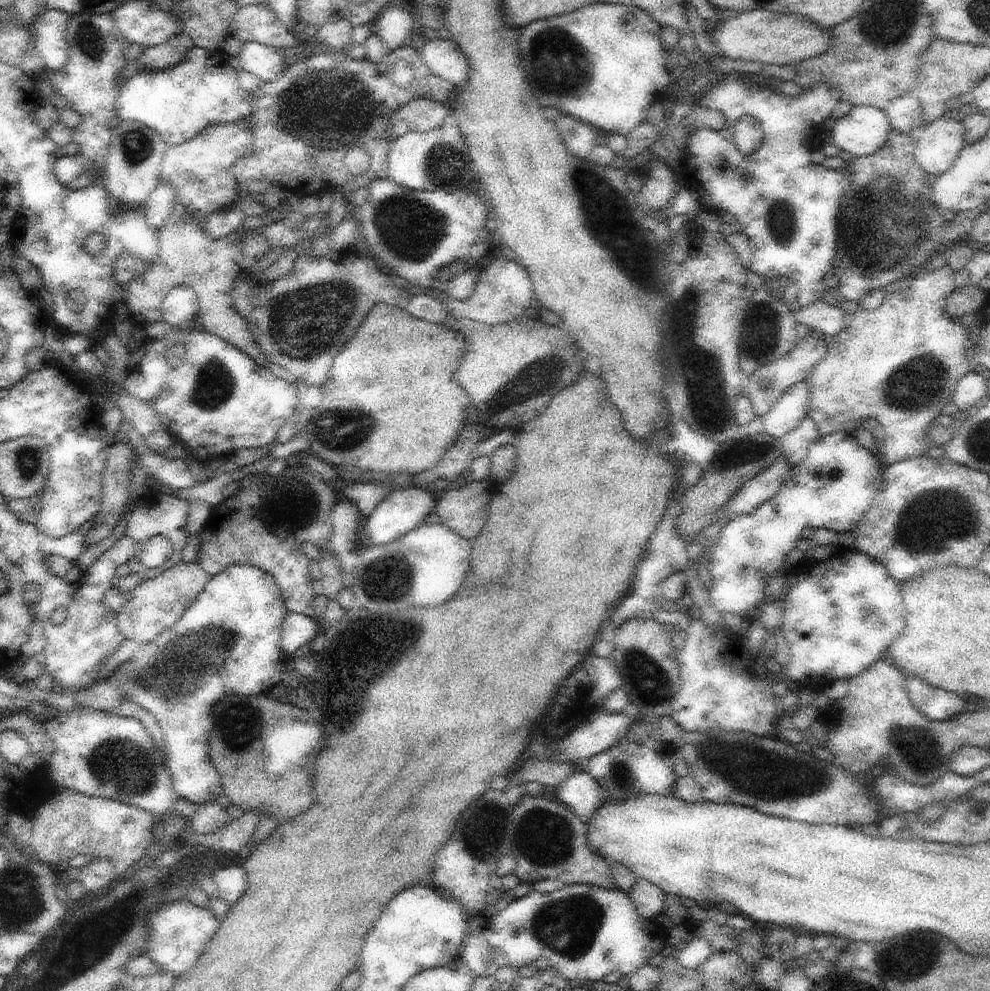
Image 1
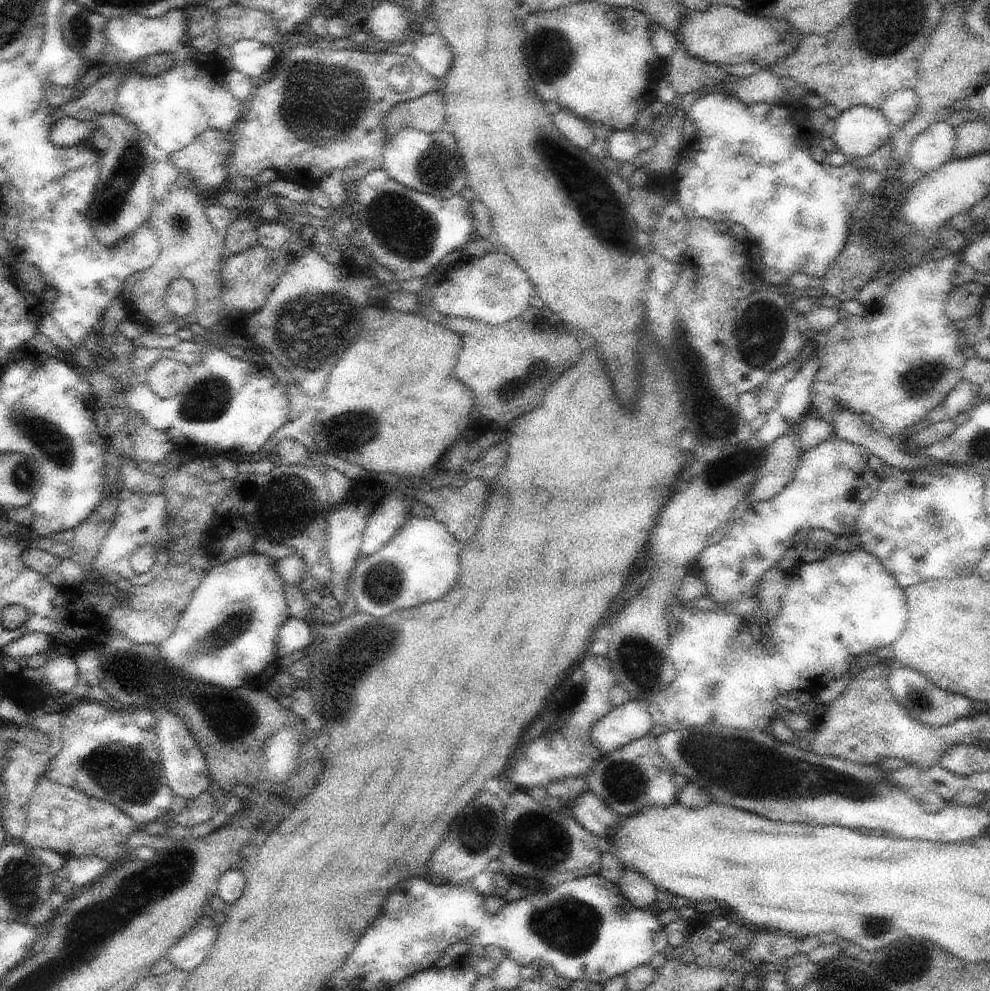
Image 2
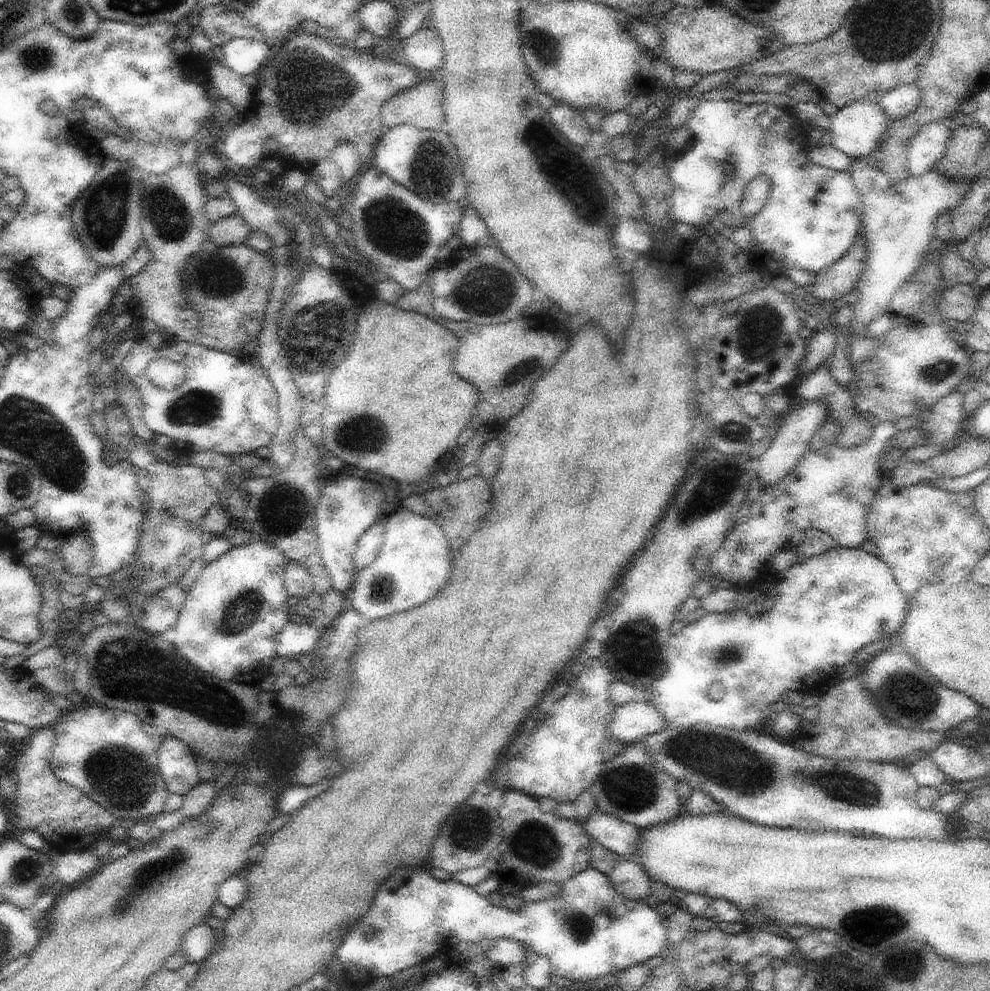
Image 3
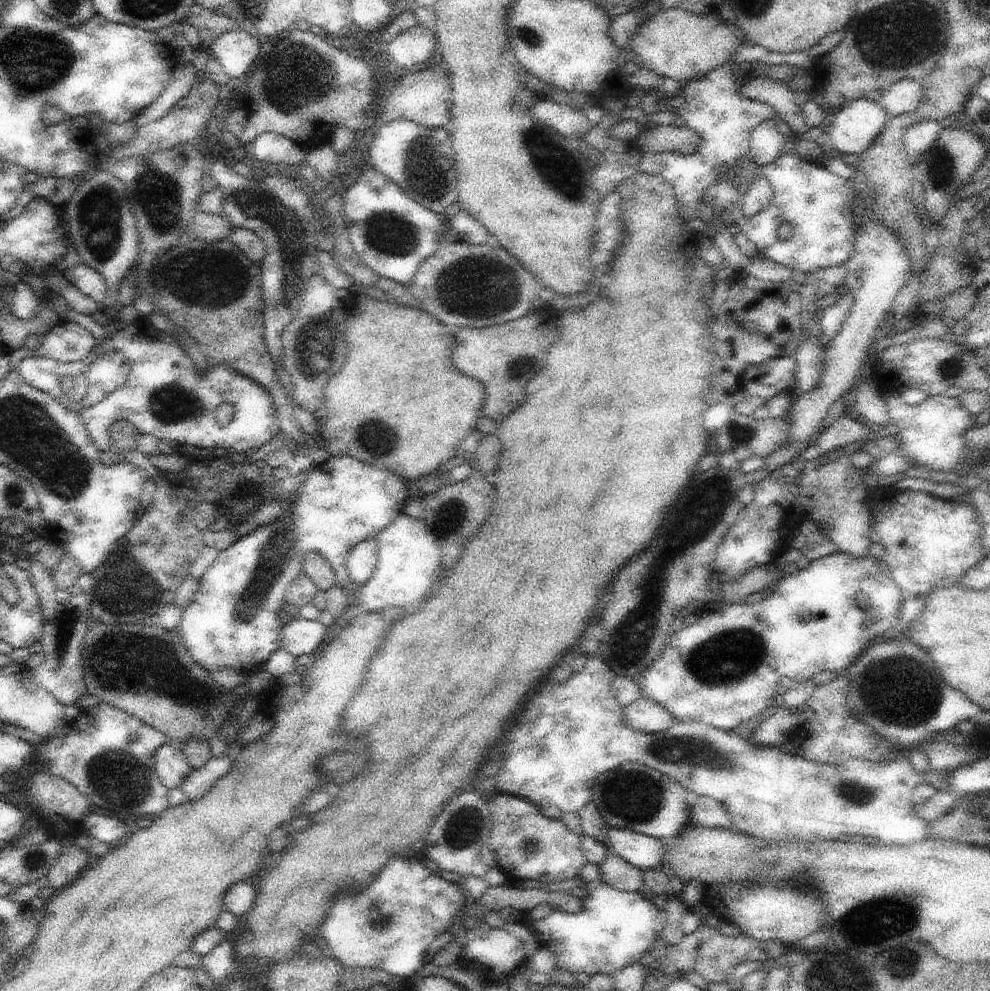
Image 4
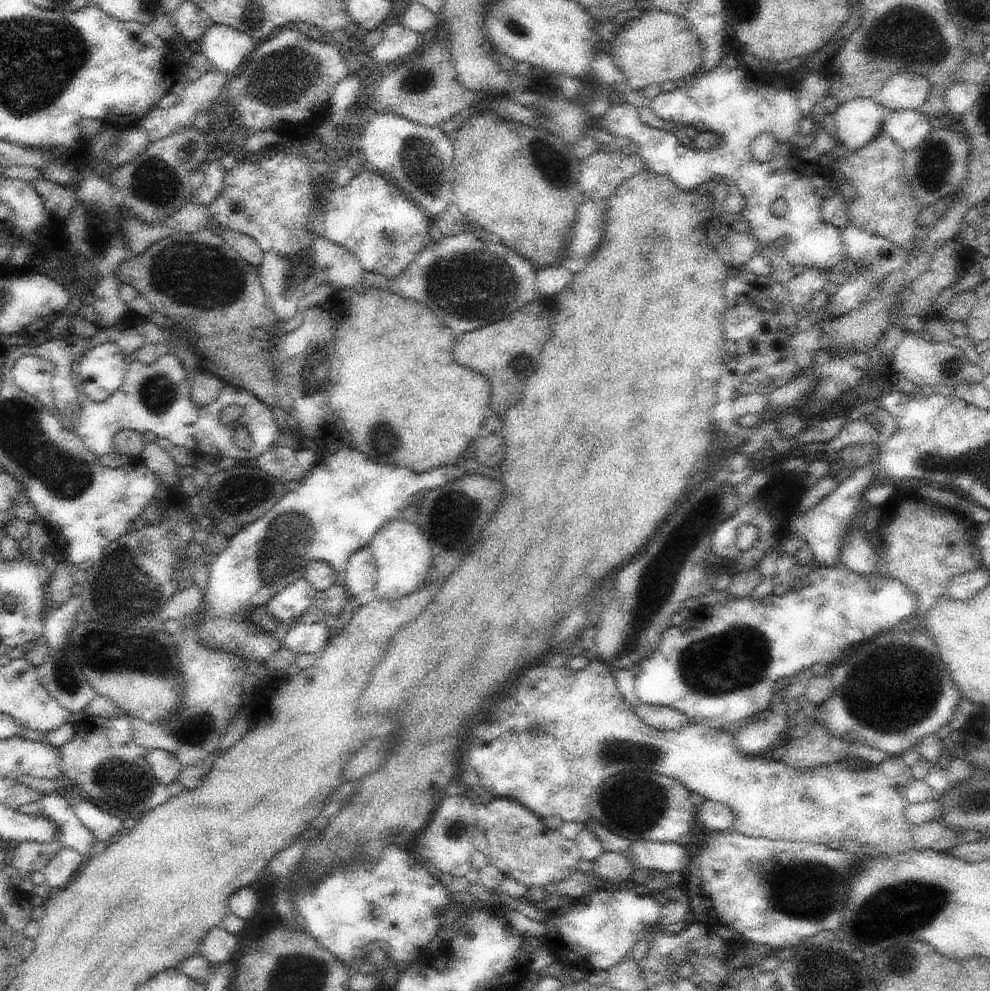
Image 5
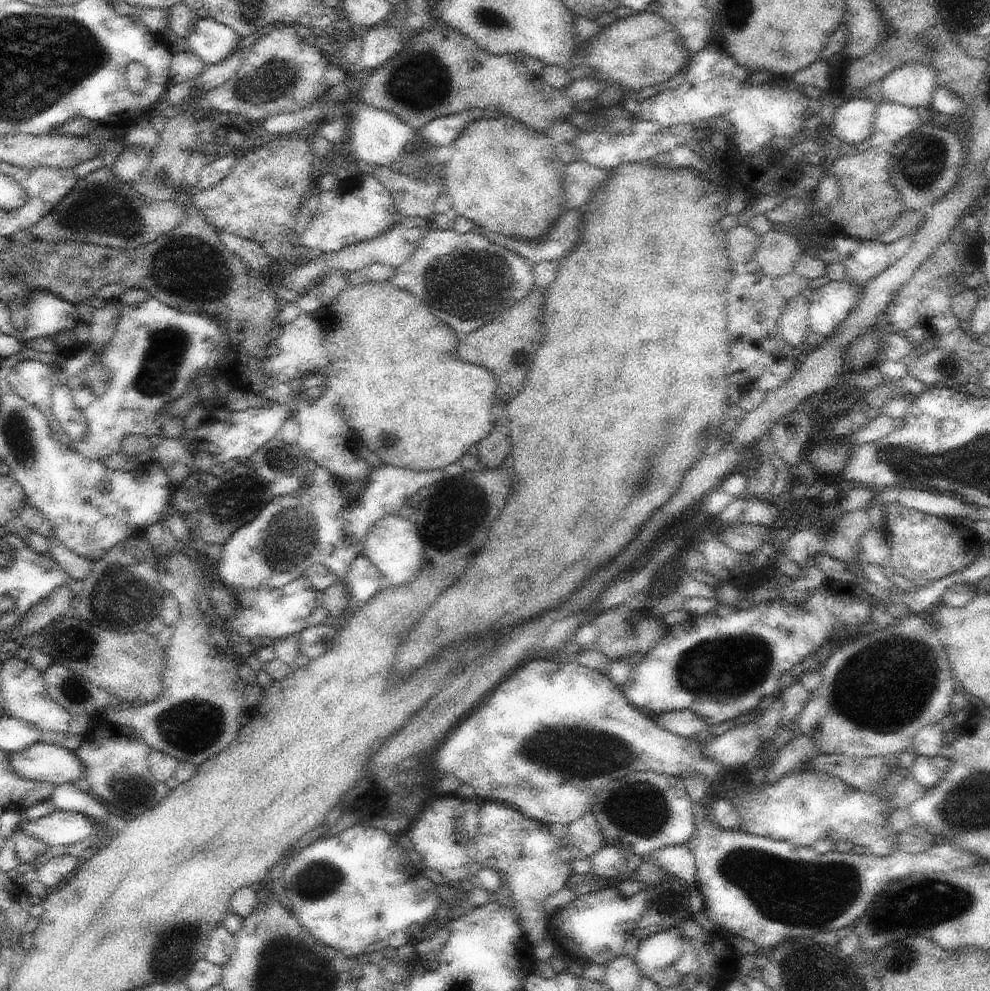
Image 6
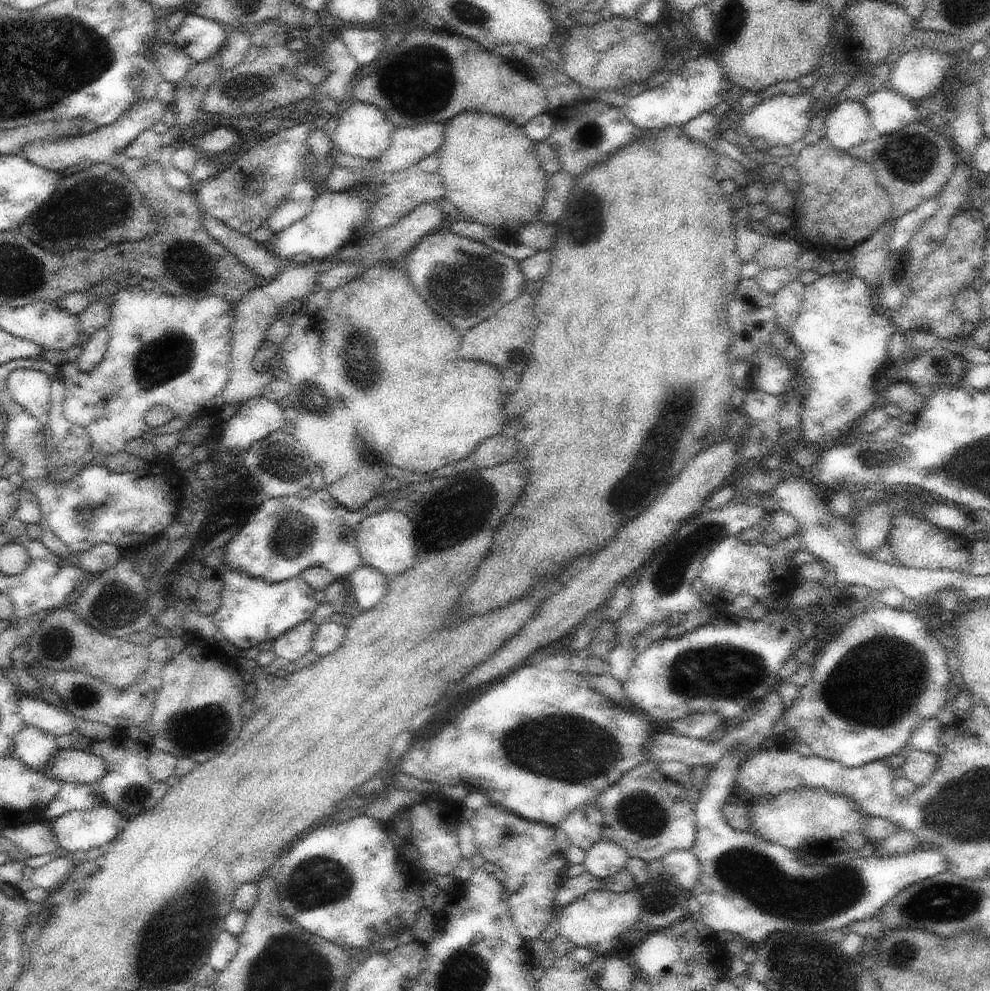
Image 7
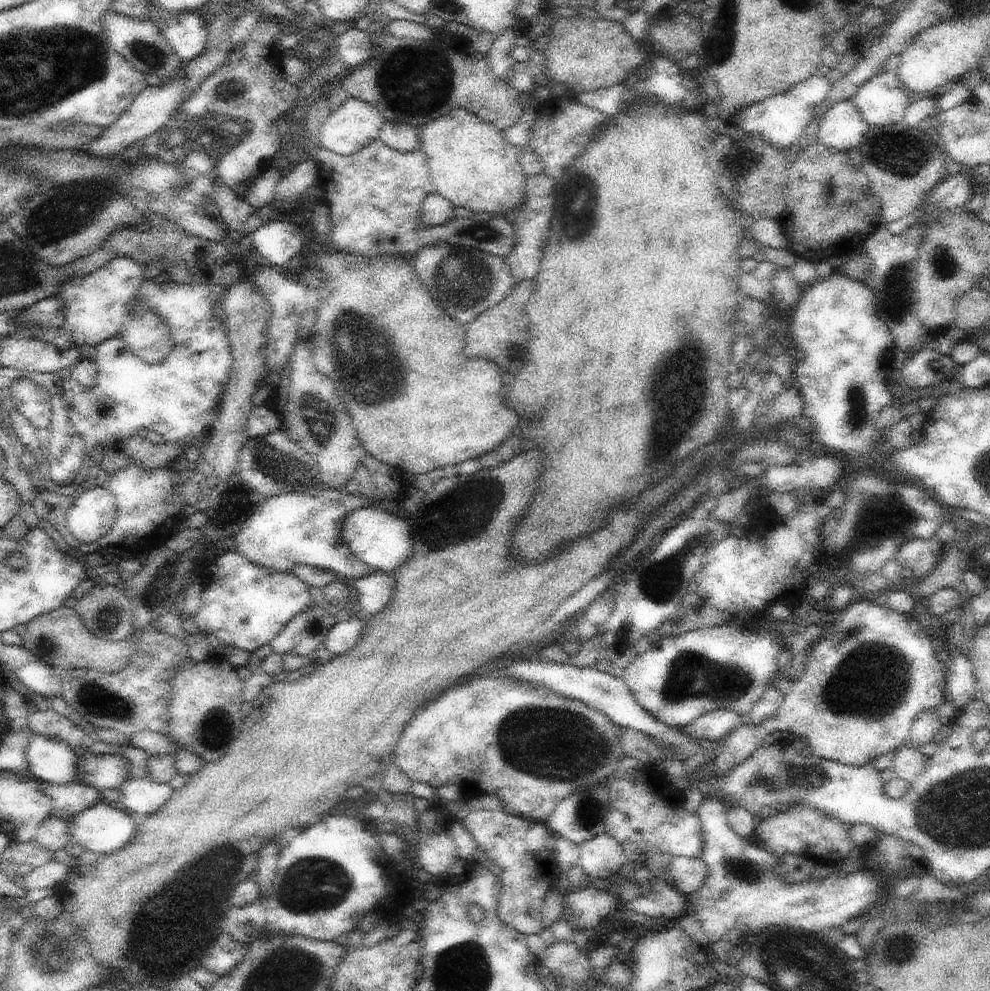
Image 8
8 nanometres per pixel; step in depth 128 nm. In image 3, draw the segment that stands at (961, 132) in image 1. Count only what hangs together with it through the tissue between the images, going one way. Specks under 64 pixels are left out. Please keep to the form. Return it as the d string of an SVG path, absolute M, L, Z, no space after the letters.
M940 121L924 124L912 138L907 159L909 175L919 178L933 170L946 155L951 130Z

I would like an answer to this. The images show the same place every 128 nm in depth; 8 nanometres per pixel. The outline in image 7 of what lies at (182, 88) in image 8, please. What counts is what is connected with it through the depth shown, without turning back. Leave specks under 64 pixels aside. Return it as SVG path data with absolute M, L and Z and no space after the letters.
M144 97L138 98L133 106L130 106L122 115L122 118L118 118L108 126L97 127L95 131L81 136L58 138L58 140L36 140L32 144L26 144L20 150L20 156L34 162L36 166L65 174L78 168L84 168L88 164L108 163L116 154L126 150L126 146L130 146L134 138L138 138L144 130L154 128L164 118L169 107L158 97L152 100Z

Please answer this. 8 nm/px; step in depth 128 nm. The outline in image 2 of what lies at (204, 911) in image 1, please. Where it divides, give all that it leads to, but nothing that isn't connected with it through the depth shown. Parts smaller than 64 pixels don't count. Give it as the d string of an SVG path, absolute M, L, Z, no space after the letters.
M203 915L166 957L174 967L190 973L212 954L218 936L213 918Z

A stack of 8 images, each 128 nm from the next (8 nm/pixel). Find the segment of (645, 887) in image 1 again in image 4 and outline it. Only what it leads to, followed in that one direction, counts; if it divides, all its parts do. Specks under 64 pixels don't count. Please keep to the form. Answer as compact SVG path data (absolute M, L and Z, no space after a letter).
M608 851L606 862L599 866L604 882L626 892L641 892L645 888L643 871Z

